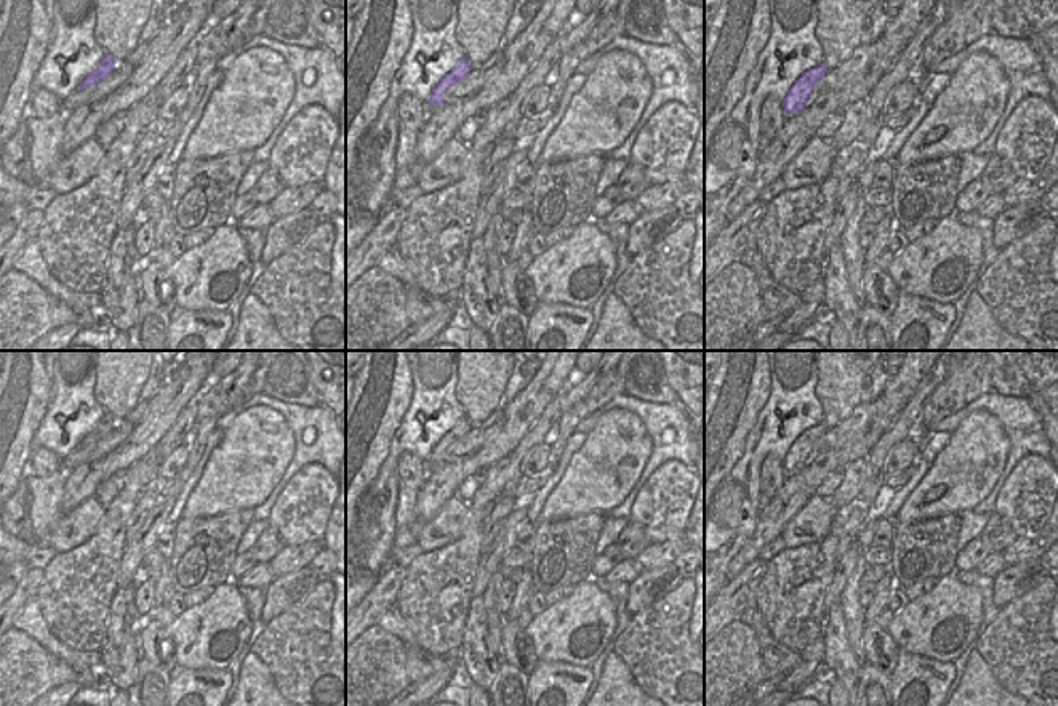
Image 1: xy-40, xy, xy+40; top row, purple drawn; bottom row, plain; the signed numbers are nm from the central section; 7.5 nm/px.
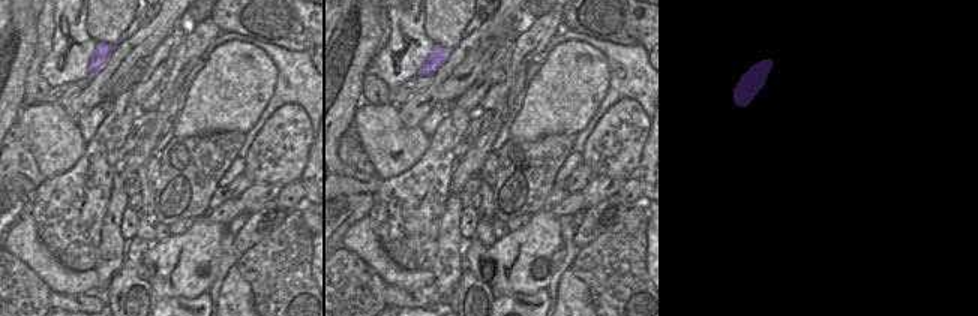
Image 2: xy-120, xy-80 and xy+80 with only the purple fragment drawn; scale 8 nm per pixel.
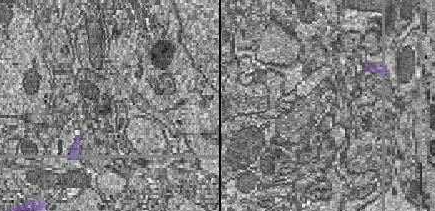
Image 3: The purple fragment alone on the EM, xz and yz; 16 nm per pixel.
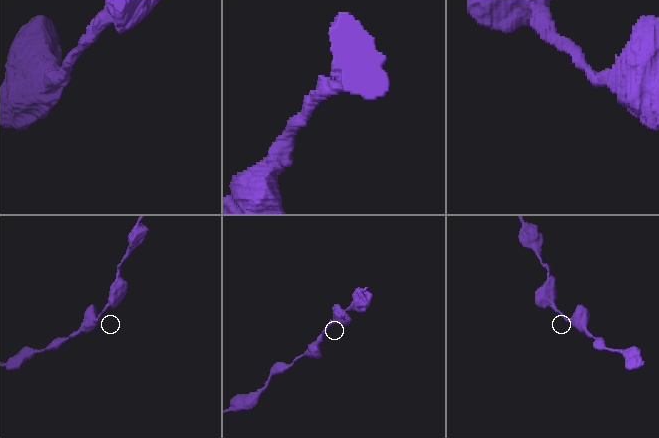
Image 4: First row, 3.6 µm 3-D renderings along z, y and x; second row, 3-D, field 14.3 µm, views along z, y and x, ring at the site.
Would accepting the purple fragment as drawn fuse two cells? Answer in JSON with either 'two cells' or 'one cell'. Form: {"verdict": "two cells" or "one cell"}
{"verdict": "one cell"}

